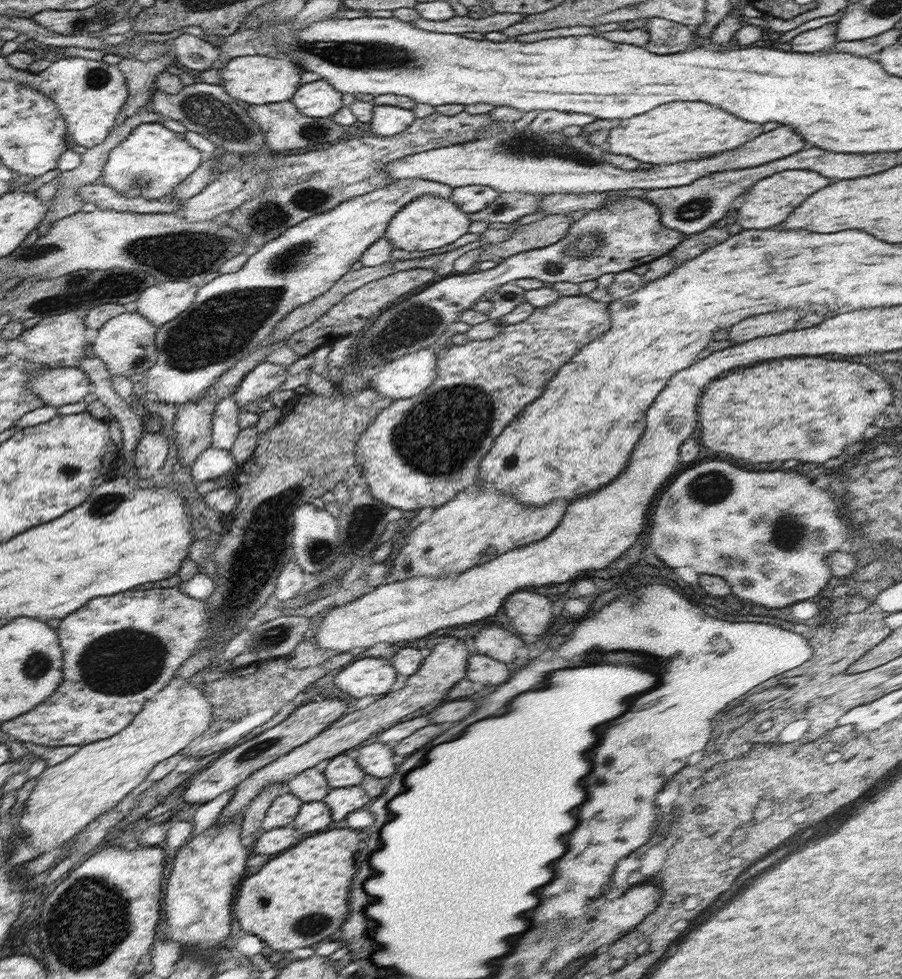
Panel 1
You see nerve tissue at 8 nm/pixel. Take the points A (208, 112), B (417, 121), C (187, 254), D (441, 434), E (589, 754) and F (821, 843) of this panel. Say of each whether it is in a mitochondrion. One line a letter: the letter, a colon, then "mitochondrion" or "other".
A: mitochondrion
B: other
C: mitochondrion
D: mitochondrion
E: other
F: mitochondrion

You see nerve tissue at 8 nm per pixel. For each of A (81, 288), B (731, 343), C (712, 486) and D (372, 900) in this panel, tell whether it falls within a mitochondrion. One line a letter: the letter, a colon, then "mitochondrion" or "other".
A: mitochondrion
B: other
C: mitochondrion
D: other

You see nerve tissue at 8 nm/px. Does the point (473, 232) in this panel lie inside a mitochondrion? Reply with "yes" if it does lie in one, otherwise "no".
no

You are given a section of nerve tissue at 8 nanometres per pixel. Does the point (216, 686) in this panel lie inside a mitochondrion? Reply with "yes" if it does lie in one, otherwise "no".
no

